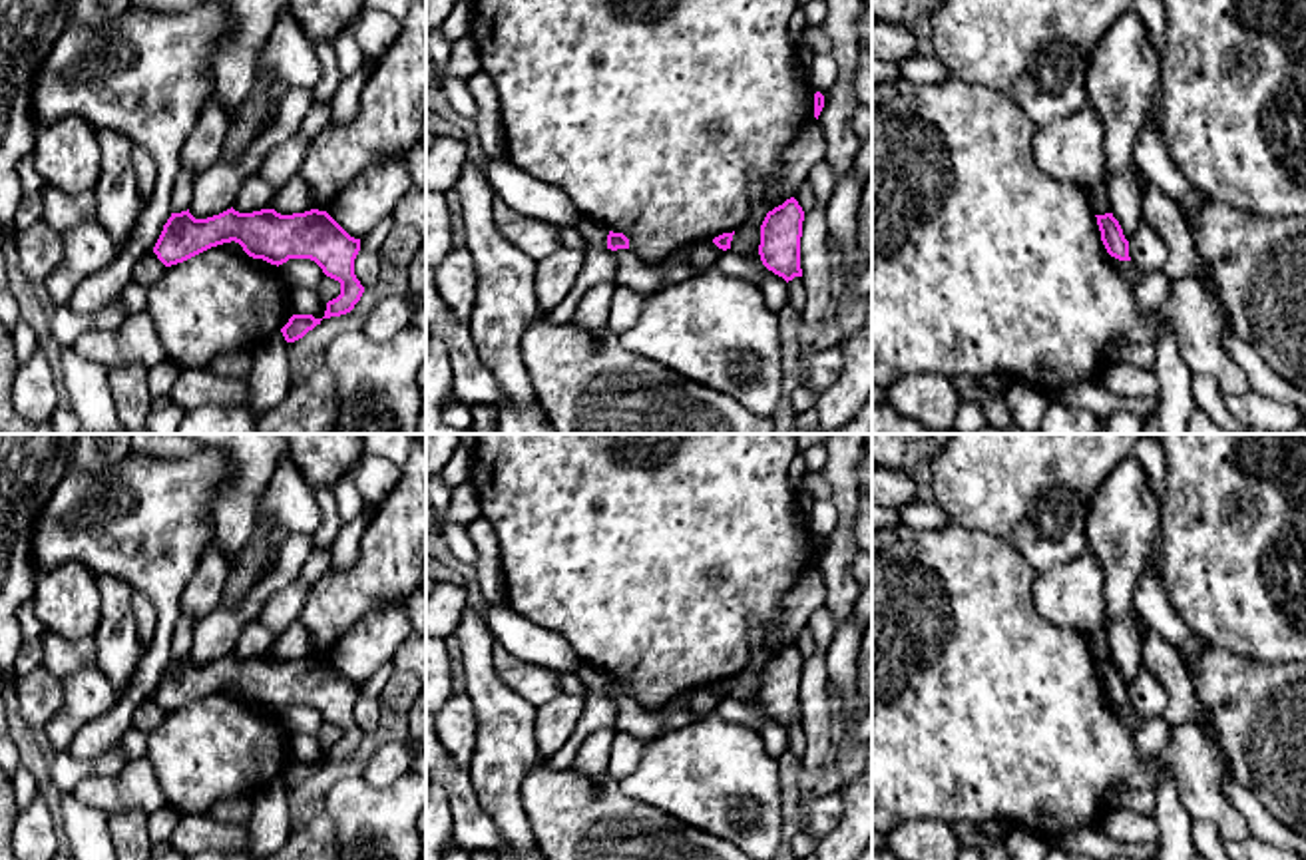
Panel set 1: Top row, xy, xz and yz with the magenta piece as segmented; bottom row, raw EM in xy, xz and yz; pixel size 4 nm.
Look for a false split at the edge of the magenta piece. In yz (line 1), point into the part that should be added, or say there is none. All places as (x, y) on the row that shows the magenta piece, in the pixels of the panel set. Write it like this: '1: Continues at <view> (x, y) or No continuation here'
1: No continuation here

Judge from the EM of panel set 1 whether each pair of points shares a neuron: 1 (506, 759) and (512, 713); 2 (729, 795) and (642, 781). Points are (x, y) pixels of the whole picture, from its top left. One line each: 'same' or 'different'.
1: same
2: same

